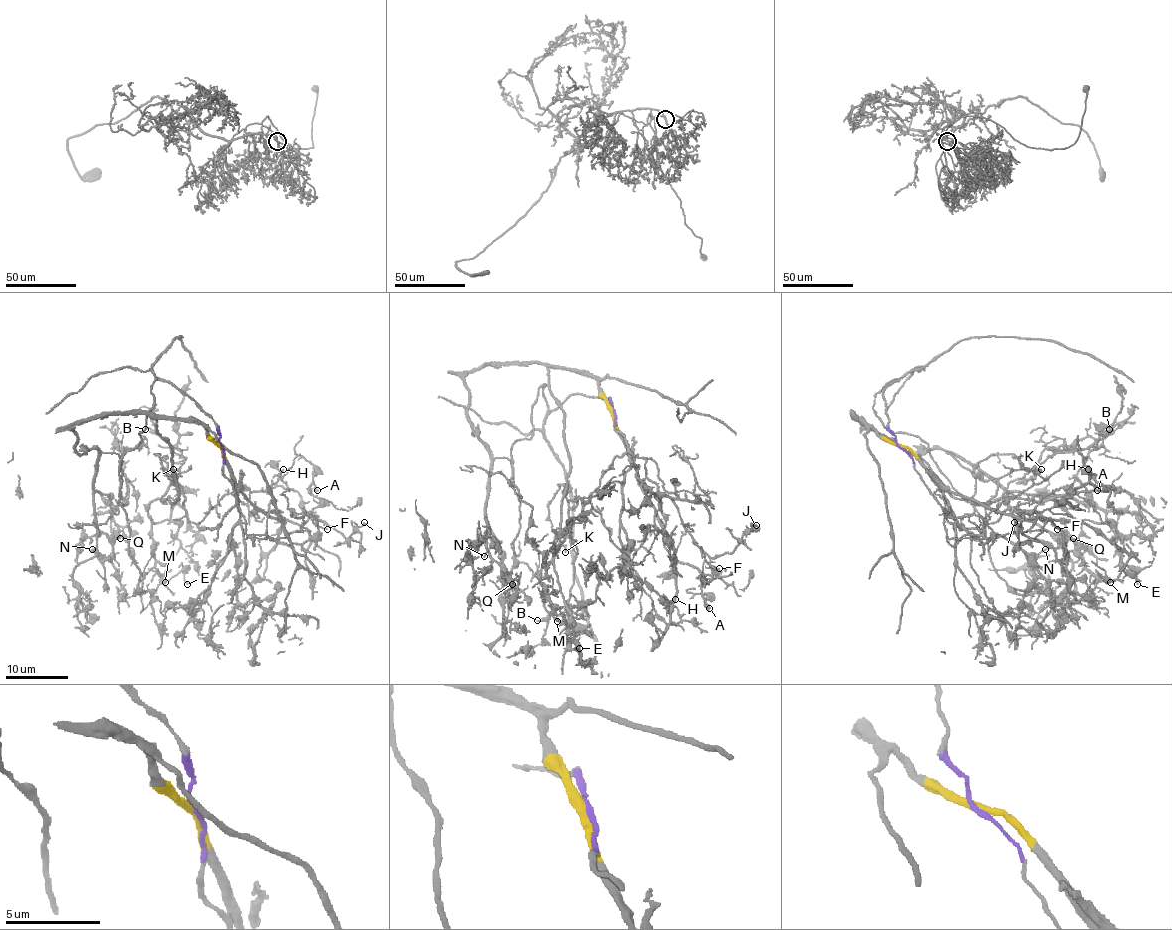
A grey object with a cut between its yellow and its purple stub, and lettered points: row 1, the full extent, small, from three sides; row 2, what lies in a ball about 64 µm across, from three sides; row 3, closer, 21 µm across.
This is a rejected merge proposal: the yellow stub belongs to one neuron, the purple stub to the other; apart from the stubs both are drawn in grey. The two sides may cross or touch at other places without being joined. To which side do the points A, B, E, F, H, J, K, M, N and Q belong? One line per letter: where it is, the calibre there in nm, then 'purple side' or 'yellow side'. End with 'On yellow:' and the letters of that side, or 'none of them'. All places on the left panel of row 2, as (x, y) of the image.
A: place (317, 490); calibre 170 nm; purple side
B: place (145, 429); calibre 150 nm; purple side
E: place (187, 584); calibre 130 nm; yellow side
F: place (327, 529); calibre 110 nm; purple side
H: place (283, 469); calibre 130 nm; purple side
J: place (364, 522); calibre 150 nm; purple side
K: place (173, 469); calibre 100 nm; purple side
M: place (165, 582); calibre 120 nm; yellow side
N: place (92, 549); calibre 130 nm; yellow side
Q: place (120, 538); calibre 90 nm; yellow side
On yellow: E, M, N, Q

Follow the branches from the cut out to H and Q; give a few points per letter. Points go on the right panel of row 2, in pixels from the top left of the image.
H: (899, 446), (949, 522), (961, 528), (993, 524), (1038, 494), (1113, 486), (1100, 485), (1088, 469)
Q: (899, 446), (851, 414), (912, 453), (954, 452), (1005, 492), (1007, 506), (1018, 519), (1072, 538)

